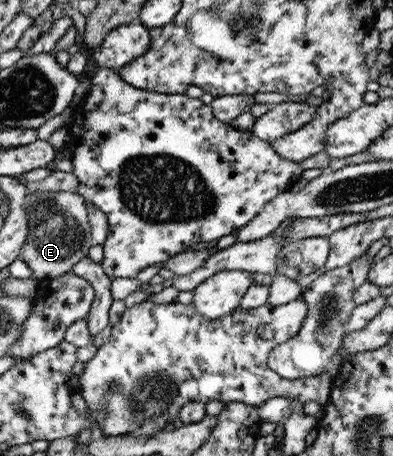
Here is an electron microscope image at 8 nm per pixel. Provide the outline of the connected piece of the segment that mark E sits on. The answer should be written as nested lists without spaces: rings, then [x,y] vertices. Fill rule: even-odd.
[[[26,190],[27,195],[24,199],[23,207],[26,211],[28,234],[20,249],[18,257],[24,261],[32,271],[32,277],[59,277],[70,271],[71,266],[77,263],[81,256],[85,256],[91,246],[90,225],[87,219],[88,213],[84,206],[84,199],[73,191],[42,191]]]

